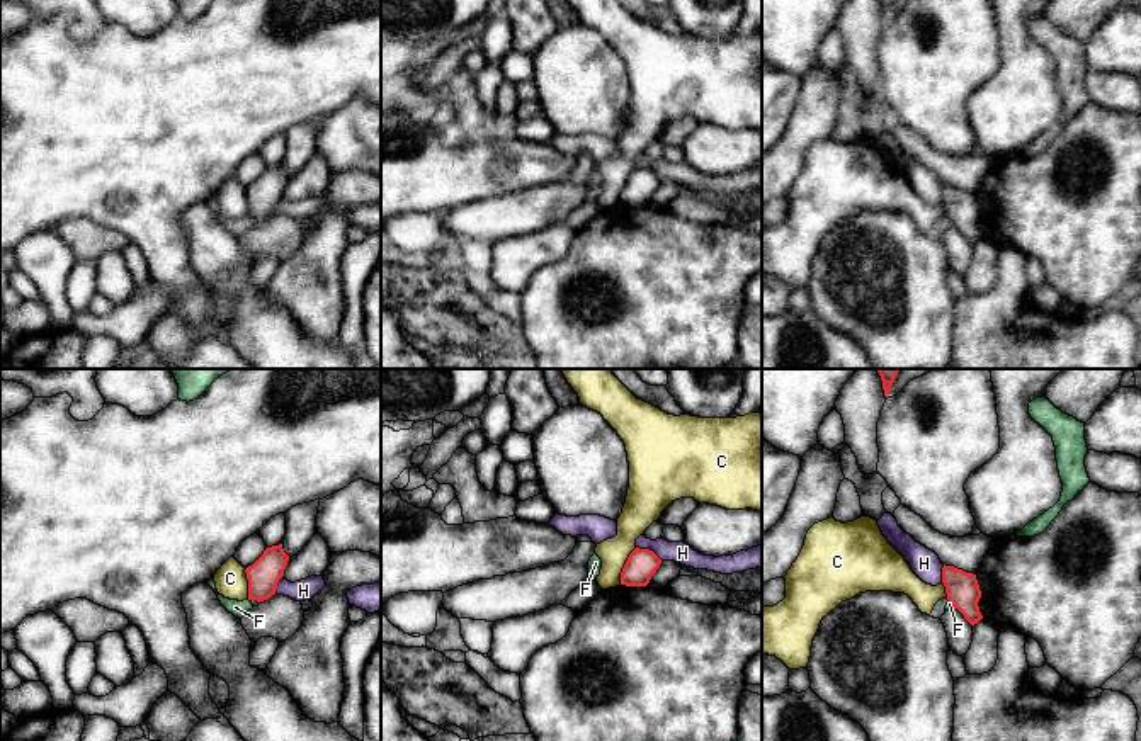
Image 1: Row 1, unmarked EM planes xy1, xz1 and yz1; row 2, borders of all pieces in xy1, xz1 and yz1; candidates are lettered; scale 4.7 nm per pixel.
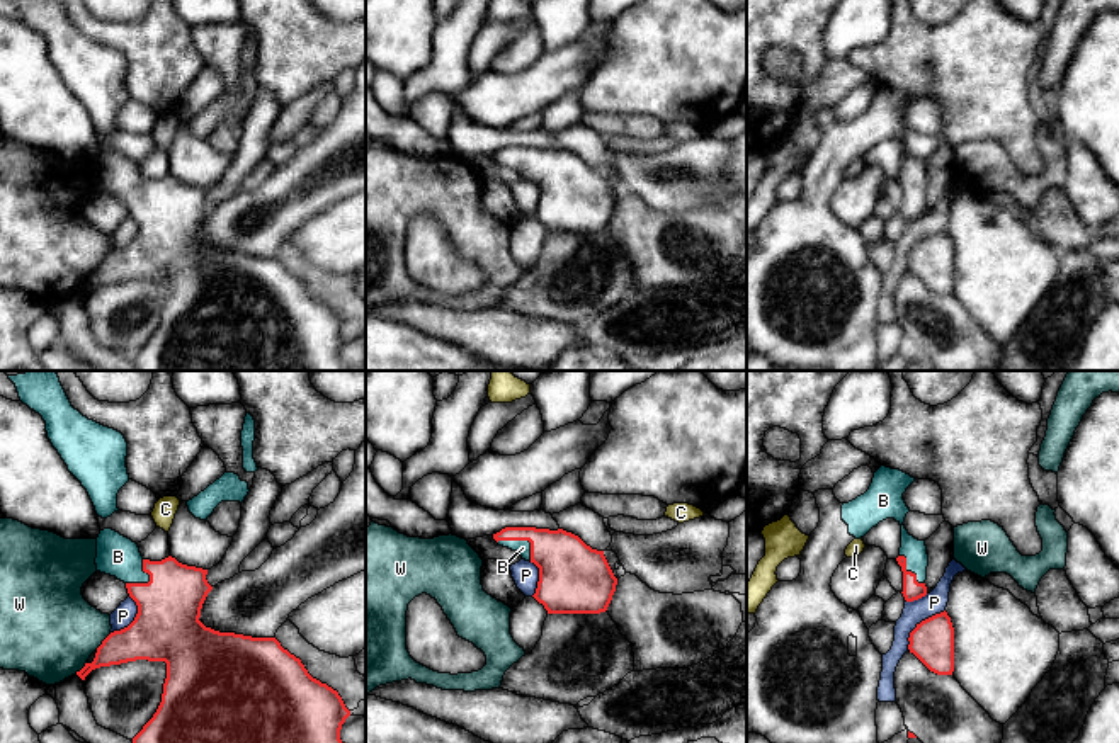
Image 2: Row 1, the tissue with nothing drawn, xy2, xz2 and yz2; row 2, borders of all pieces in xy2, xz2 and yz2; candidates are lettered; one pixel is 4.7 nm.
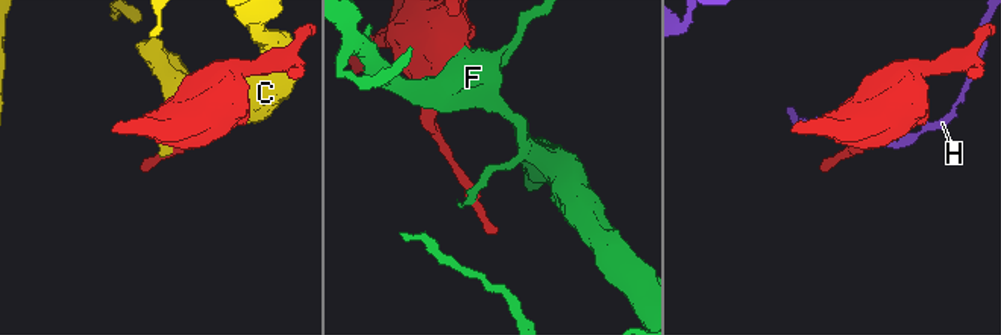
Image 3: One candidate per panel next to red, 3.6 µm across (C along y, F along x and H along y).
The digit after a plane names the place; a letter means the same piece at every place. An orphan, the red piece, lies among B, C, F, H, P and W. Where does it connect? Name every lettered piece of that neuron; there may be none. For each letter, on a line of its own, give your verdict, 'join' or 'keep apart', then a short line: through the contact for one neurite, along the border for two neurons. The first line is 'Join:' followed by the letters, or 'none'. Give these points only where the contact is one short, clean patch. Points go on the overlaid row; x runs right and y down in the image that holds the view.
Join: B
B: join; line xz2 (567, 567), (551, 551), (522, 539), (522, 548)
C: keep apart; line xz1 (636, 548), (623, 568), (619, 583)
F: keep apart
H: keep apart; line xz1 (636, 546), (652, 549), (662, 559)
P: keep apart
W: keep apart; line xy2 (111, 633), (96, 648)

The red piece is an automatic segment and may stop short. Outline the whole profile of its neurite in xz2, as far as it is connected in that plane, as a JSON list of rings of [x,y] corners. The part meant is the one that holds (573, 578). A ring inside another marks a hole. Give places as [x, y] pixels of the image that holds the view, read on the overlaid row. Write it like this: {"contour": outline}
{"contour": [[[505,527],[493,534],[498,546],[517,551],[539,568],[532,595],[548,614],[600,614],[616,592],[604,551],[592,549],[563,529]]]}

